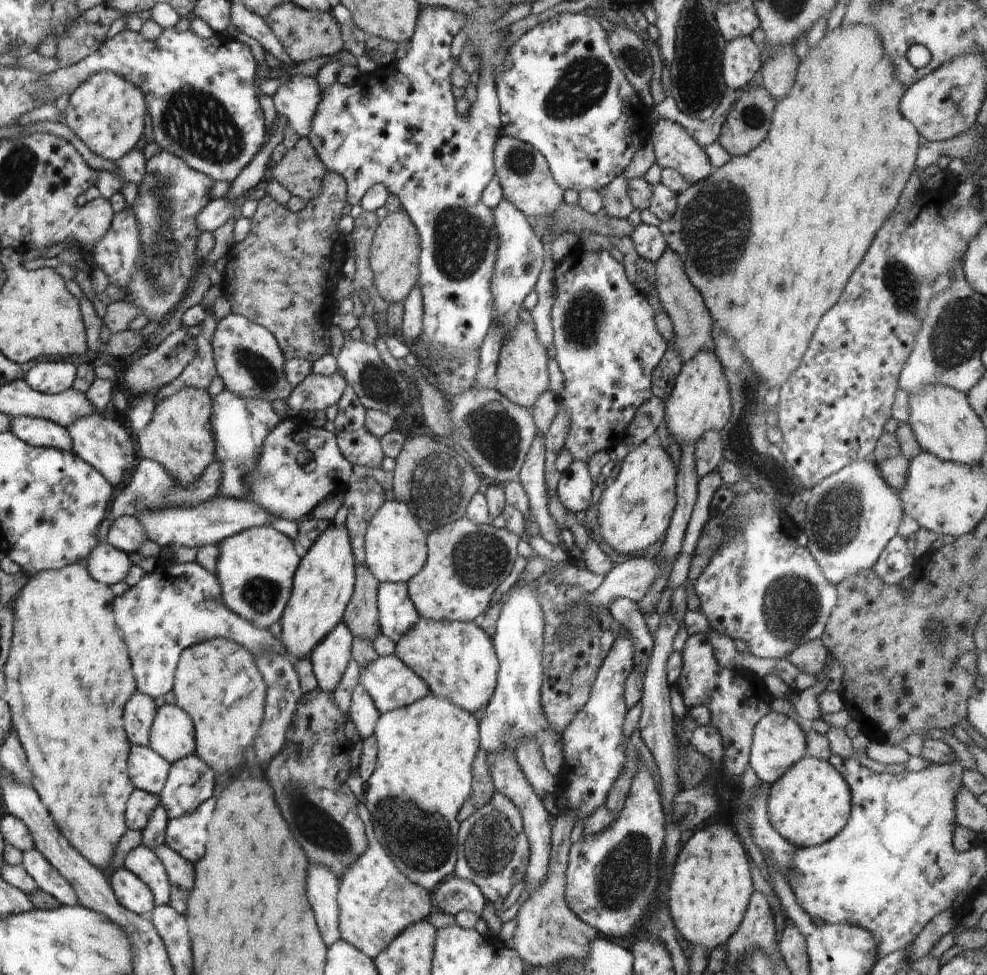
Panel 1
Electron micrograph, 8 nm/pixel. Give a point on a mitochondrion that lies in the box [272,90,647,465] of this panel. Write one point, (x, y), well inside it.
(460, 241)

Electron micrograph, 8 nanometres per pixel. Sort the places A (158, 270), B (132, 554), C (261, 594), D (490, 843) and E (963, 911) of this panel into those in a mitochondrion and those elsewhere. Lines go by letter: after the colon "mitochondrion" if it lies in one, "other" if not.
A: mitochondrion
B: other
C: mitochondrion
D: mitochondrion
E: other

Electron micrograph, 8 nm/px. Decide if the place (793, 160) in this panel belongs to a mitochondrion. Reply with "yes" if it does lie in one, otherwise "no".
no

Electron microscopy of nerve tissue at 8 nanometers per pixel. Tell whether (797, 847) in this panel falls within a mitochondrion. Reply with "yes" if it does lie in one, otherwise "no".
no

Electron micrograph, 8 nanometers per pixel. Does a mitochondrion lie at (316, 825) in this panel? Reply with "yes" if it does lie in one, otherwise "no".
yes

